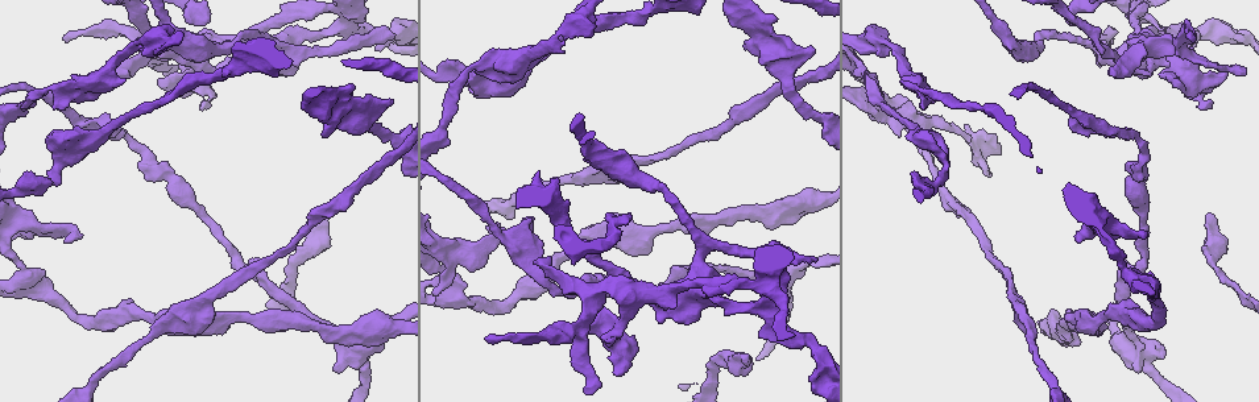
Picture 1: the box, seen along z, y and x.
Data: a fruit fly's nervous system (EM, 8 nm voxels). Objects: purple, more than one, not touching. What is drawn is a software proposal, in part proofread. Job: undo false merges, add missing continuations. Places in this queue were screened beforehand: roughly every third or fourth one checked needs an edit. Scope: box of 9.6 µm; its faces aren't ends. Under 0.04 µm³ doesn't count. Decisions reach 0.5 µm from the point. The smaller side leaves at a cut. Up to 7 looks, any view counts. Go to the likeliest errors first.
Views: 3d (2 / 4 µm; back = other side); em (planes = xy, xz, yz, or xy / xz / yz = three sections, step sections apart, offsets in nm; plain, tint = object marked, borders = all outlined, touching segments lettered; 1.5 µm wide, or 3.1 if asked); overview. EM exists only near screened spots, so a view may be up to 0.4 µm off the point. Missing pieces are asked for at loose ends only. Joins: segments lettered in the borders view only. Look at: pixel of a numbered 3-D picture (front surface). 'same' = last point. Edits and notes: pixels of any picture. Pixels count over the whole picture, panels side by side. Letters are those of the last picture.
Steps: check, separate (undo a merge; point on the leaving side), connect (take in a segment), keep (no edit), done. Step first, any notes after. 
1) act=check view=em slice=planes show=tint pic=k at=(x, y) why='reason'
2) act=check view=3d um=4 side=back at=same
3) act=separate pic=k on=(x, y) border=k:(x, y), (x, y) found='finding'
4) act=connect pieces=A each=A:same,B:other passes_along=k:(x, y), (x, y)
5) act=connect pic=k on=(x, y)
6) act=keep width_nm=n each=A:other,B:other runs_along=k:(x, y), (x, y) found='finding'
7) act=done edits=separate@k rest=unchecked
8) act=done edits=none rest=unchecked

act=check view=em slice=planes show=plain pic=1 at=(534, 264) why='an open end'

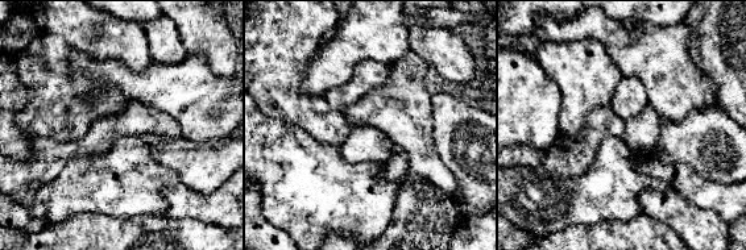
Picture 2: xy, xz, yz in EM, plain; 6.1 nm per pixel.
act=check view=em slice=planes show=borders at=same why='what lies round it'

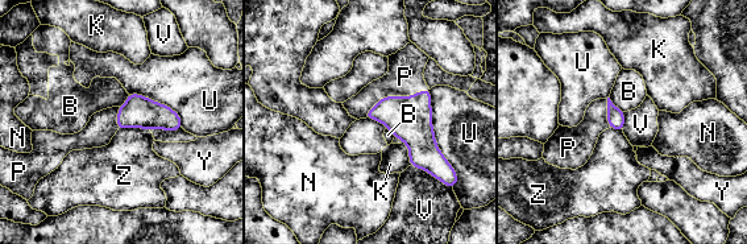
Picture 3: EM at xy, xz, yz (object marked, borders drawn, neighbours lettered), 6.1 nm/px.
act=connect pieces=P longest_contact=U:480nm each=B:other,K:other,N:other,P:same,U:other,V:other,Y:other,Z:other found='it goes on there'

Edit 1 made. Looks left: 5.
act=check view=em slice=xz step=4 show=borders pic=1 at=(65, 40) why='thin end'

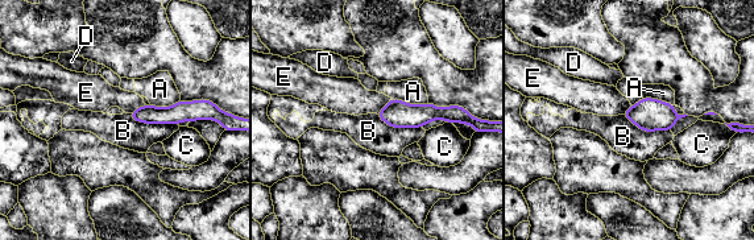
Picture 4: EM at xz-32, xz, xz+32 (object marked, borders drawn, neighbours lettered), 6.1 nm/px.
act=check view=em slice=planes show=borders at=same

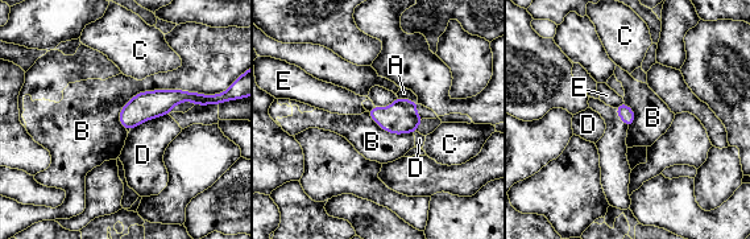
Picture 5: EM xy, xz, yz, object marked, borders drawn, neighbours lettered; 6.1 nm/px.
act=keep width_nm=90 each=A:other,B:other,C:other,D:other,E:other border=5:(212, 94), (139, 91), (117, 119) found='none of them fits'

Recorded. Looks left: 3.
act=check view=em slice=xz step=8 show=borders pic=1 at=(1206, 218)

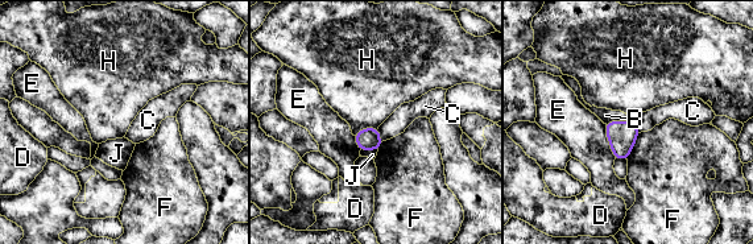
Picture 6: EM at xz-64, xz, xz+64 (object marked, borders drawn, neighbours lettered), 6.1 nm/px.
act=check view=em slice=planes show=borders at=same why='cut it another way'

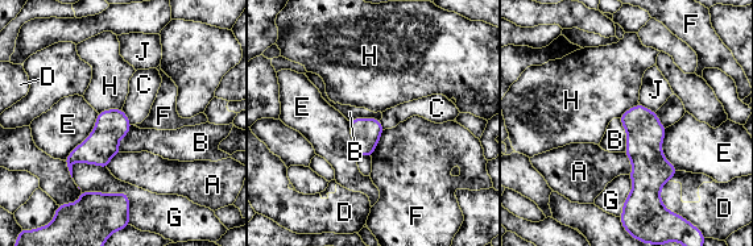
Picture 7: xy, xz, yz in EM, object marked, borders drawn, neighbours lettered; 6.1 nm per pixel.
act=keep width_nm=180 each=A:other,B:other,C:other,D:other,E:other,F:other,G:other,H:other,J:other found='none of them fits'

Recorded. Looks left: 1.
act=done edits=connect@3 rest=unchecked

